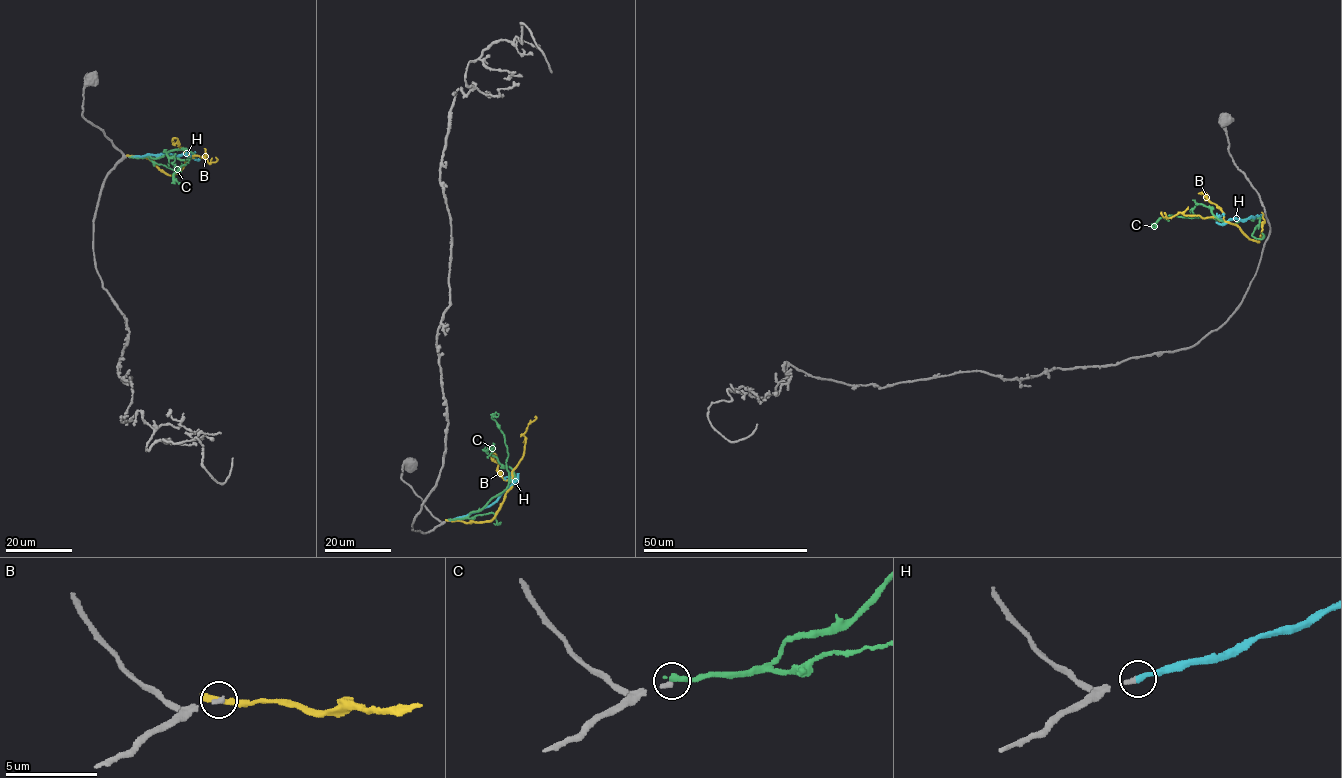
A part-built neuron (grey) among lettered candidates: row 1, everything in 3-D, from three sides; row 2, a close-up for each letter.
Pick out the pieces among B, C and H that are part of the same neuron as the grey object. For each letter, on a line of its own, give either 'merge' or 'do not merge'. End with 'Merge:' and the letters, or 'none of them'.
B: do not merge
C: do not merge
H: merge
Merge: H

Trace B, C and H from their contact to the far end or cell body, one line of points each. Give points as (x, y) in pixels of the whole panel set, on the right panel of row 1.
B: (1262, 214), (1264, 220), (1257, 242), (1227, 221), (1180, 212), (1168, 218), (1161, 211)
C: (1262, 215), (1253, 221), (1249, 218), (1232, 224), (1205, 217), (1162, 217), (1152, 228)
H: (1262, 215), (1225, 222), (1220, 218), (1223, 214)

